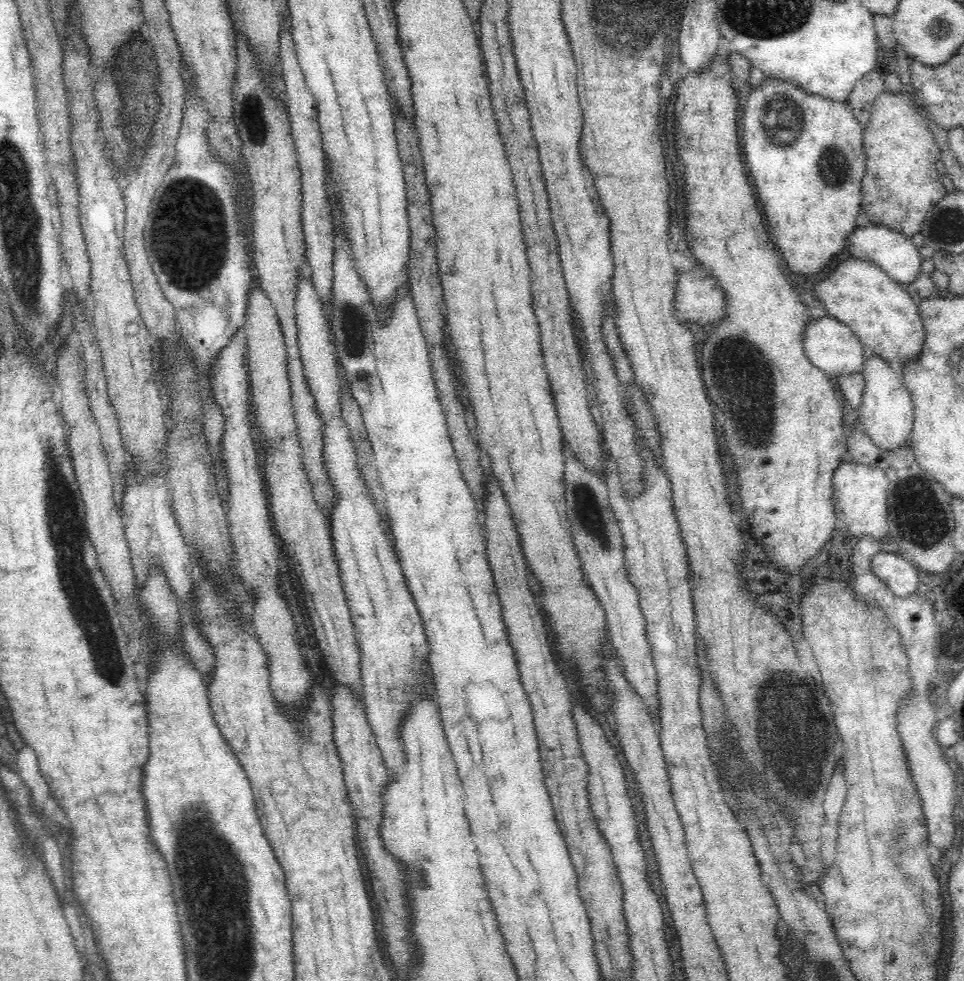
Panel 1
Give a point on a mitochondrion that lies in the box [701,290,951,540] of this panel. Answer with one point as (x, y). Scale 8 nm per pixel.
(739, 367)

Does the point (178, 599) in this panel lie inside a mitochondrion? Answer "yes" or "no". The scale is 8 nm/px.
no

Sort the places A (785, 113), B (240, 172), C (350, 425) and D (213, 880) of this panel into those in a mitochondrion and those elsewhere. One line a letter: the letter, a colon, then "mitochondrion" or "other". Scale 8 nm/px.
A: mitochondrion
B: other
C: other
D: mitochondrion

